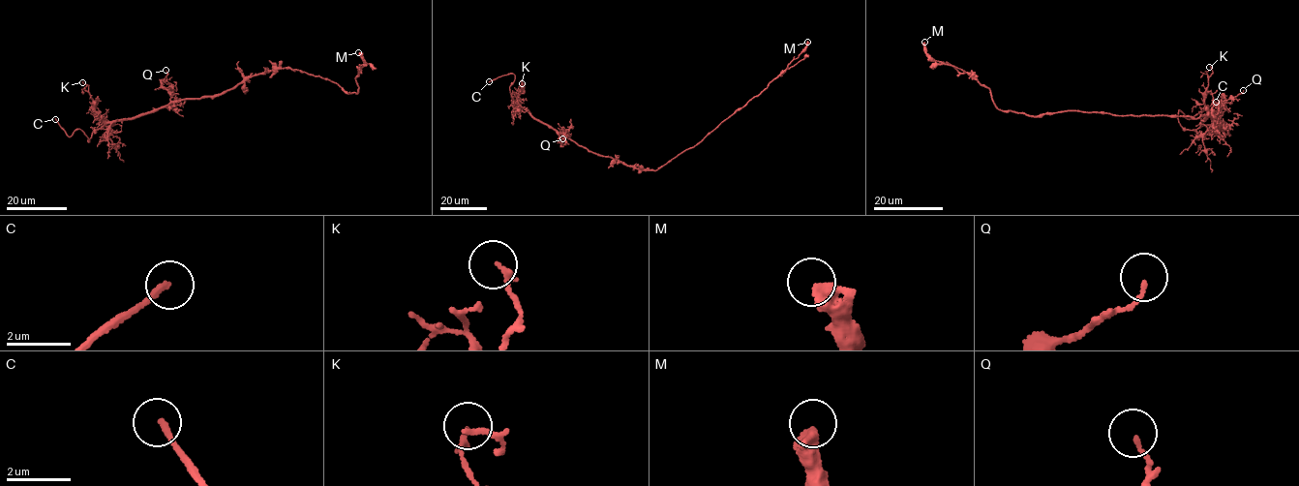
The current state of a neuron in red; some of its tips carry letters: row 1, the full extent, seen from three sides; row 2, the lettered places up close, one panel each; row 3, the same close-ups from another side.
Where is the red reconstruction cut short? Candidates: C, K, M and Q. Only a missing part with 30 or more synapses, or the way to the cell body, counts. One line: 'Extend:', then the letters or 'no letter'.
Extend: C

